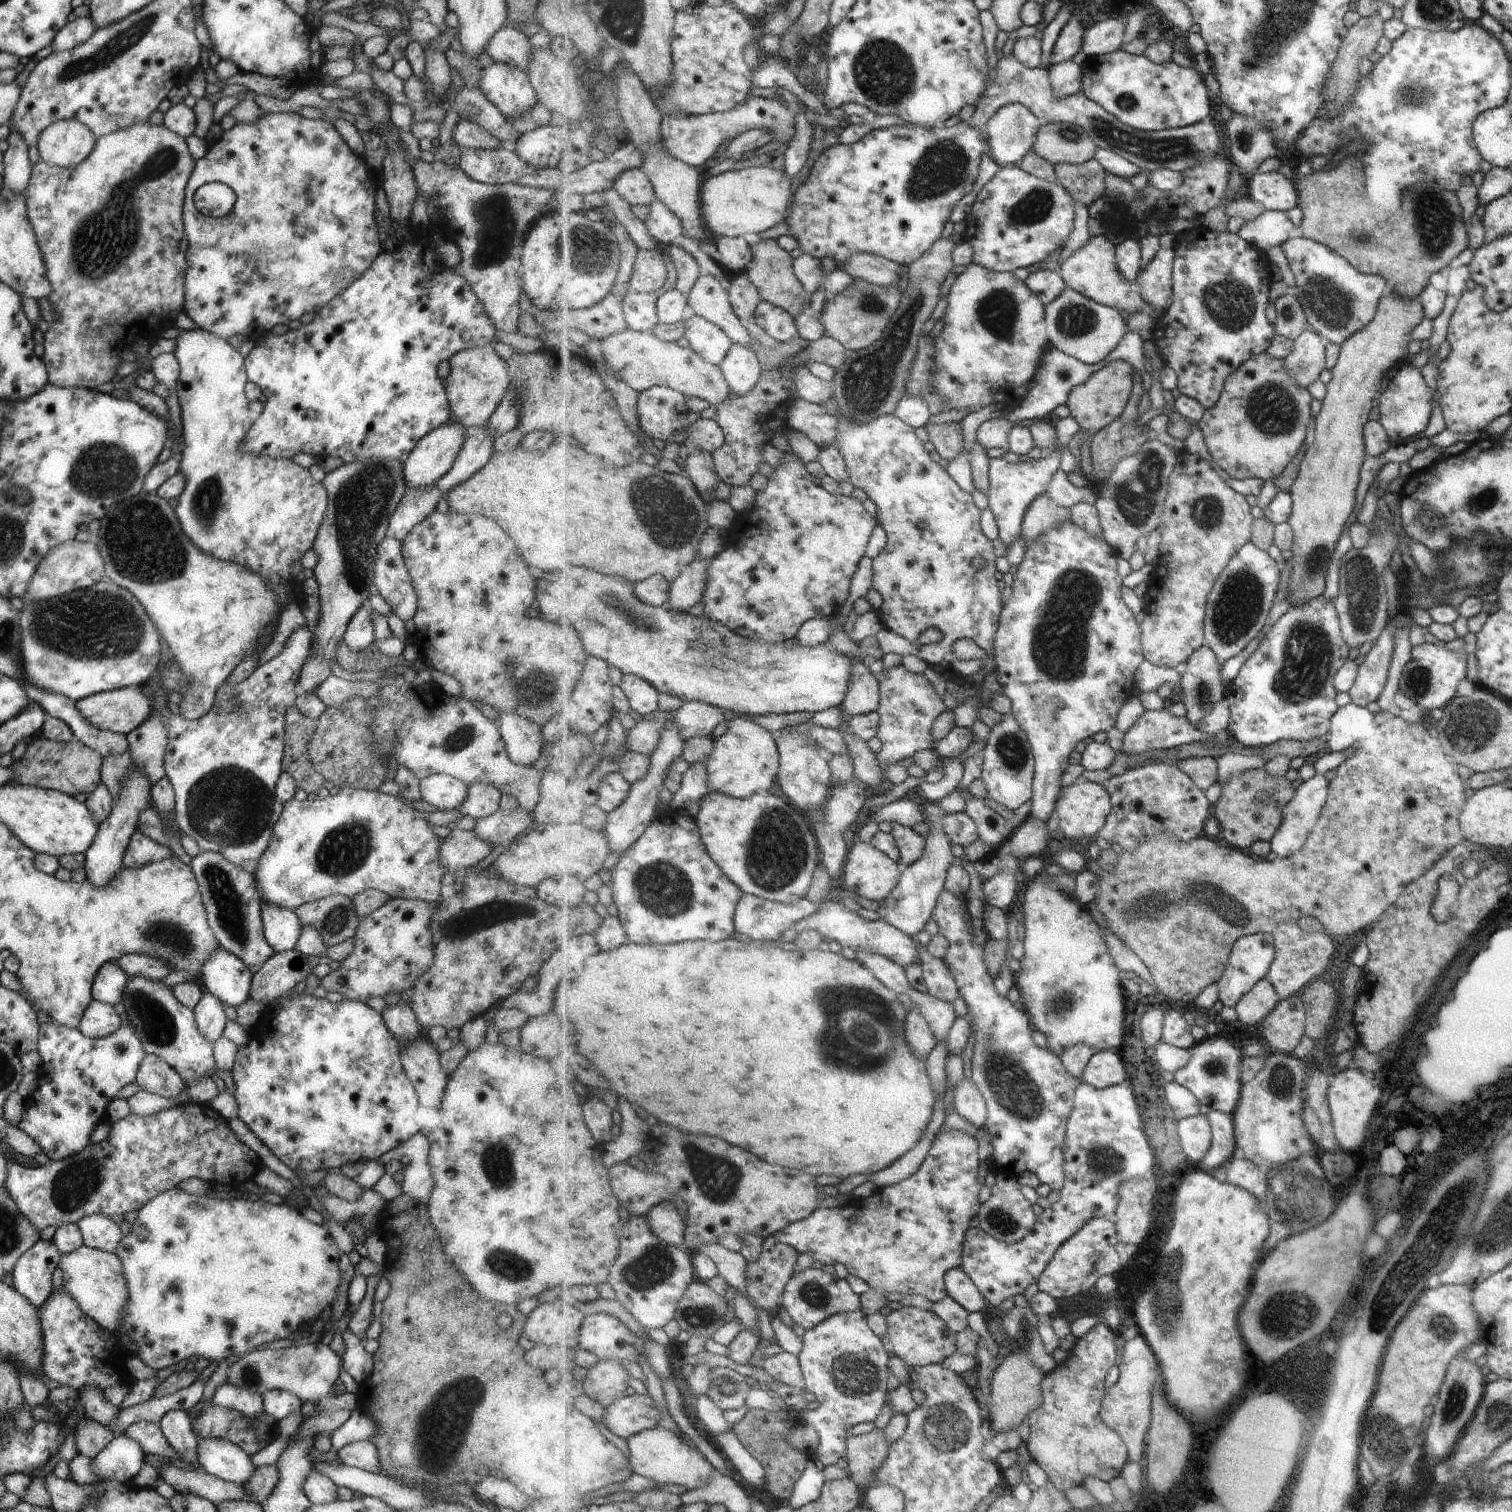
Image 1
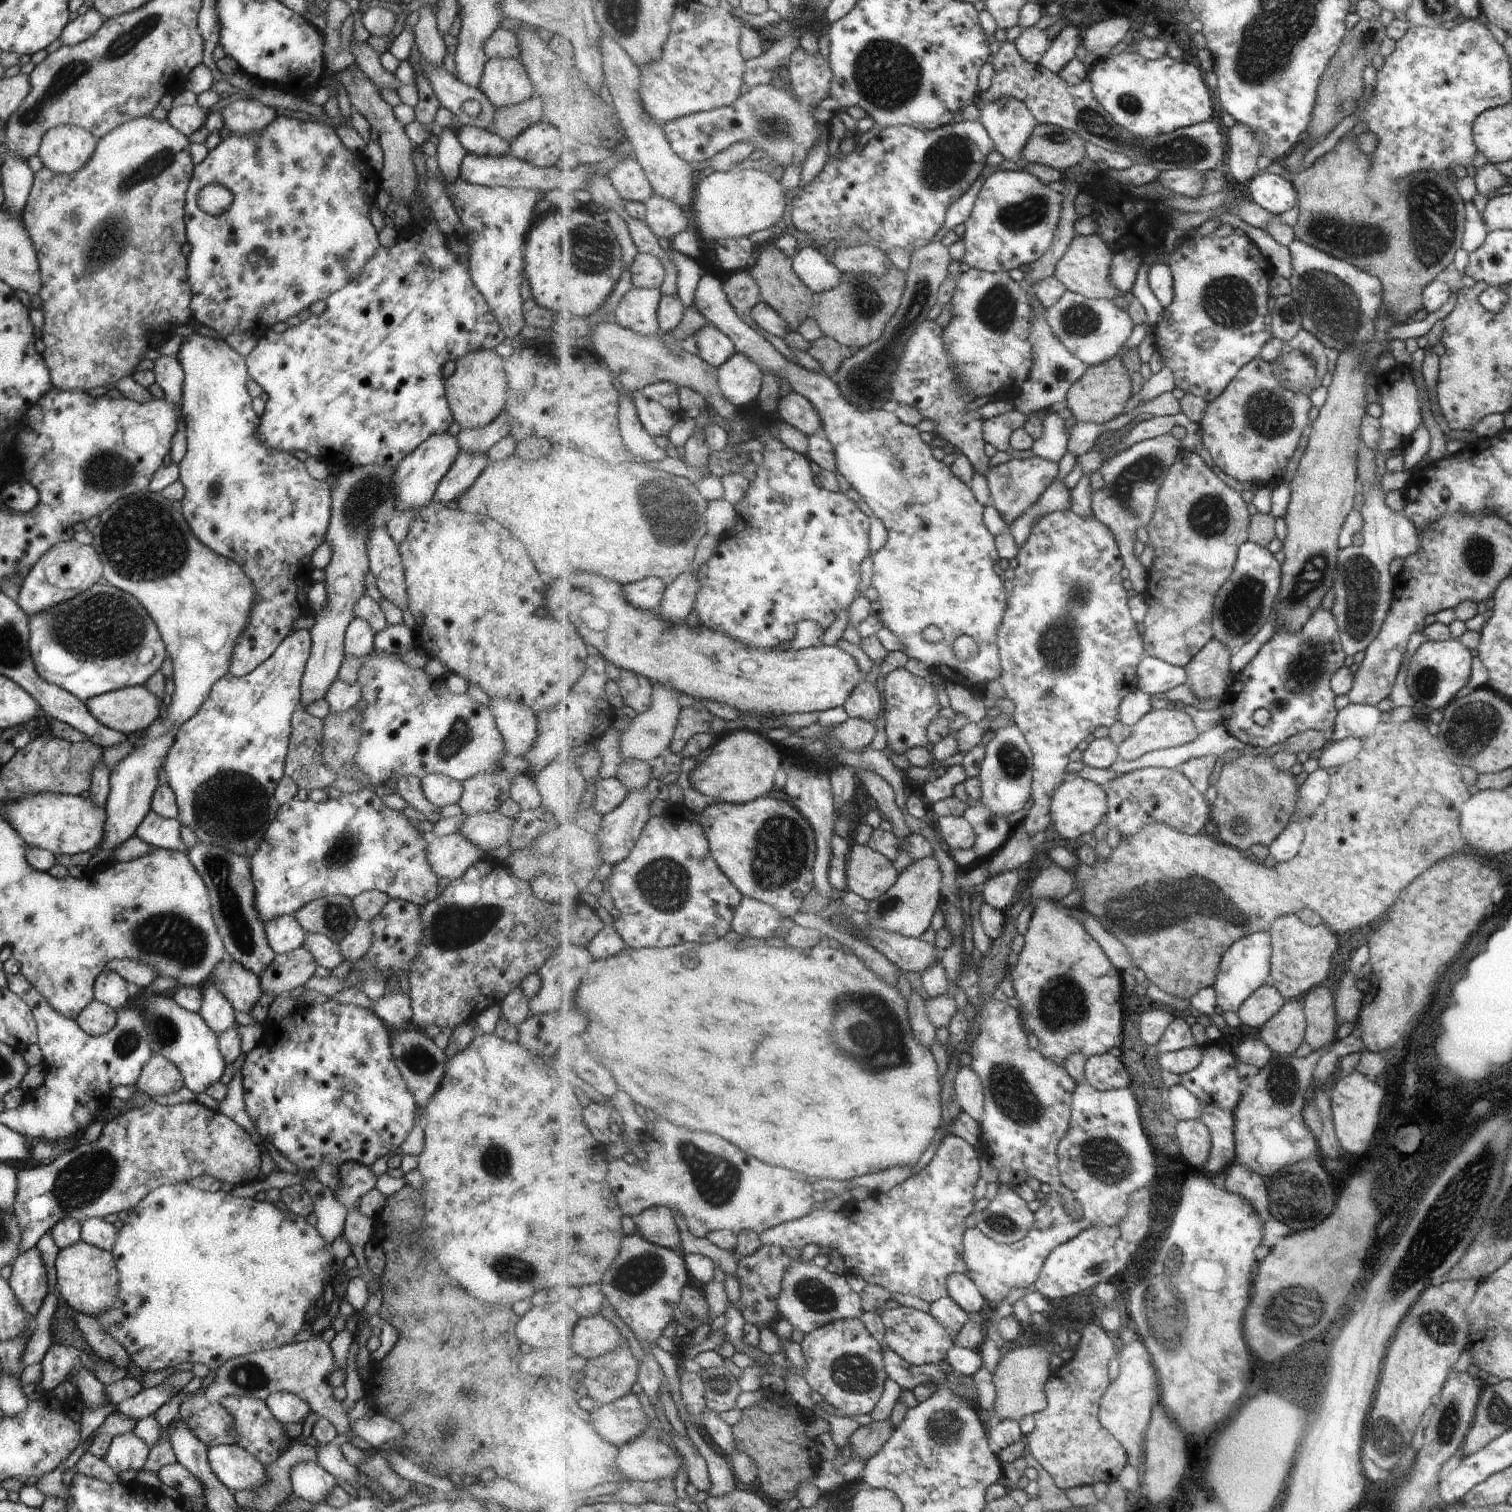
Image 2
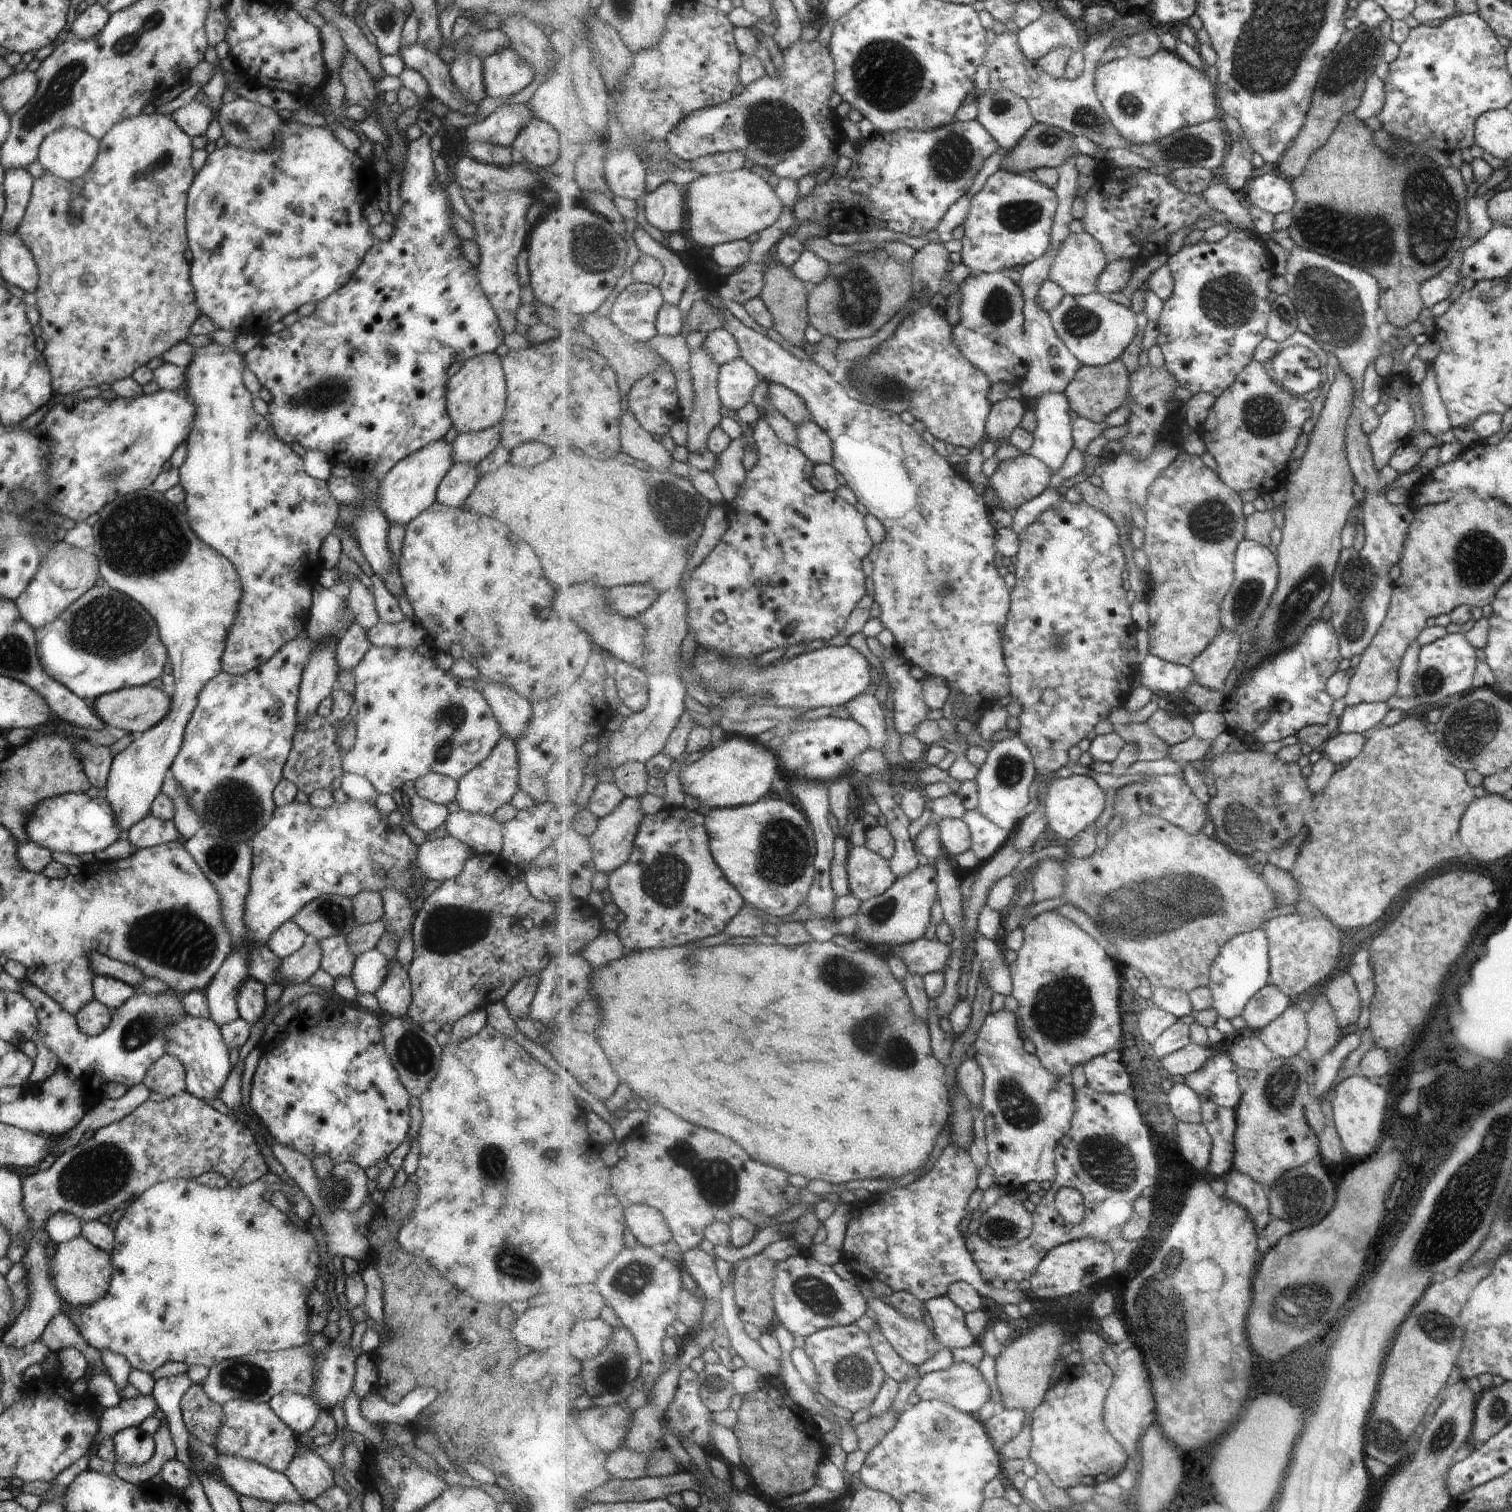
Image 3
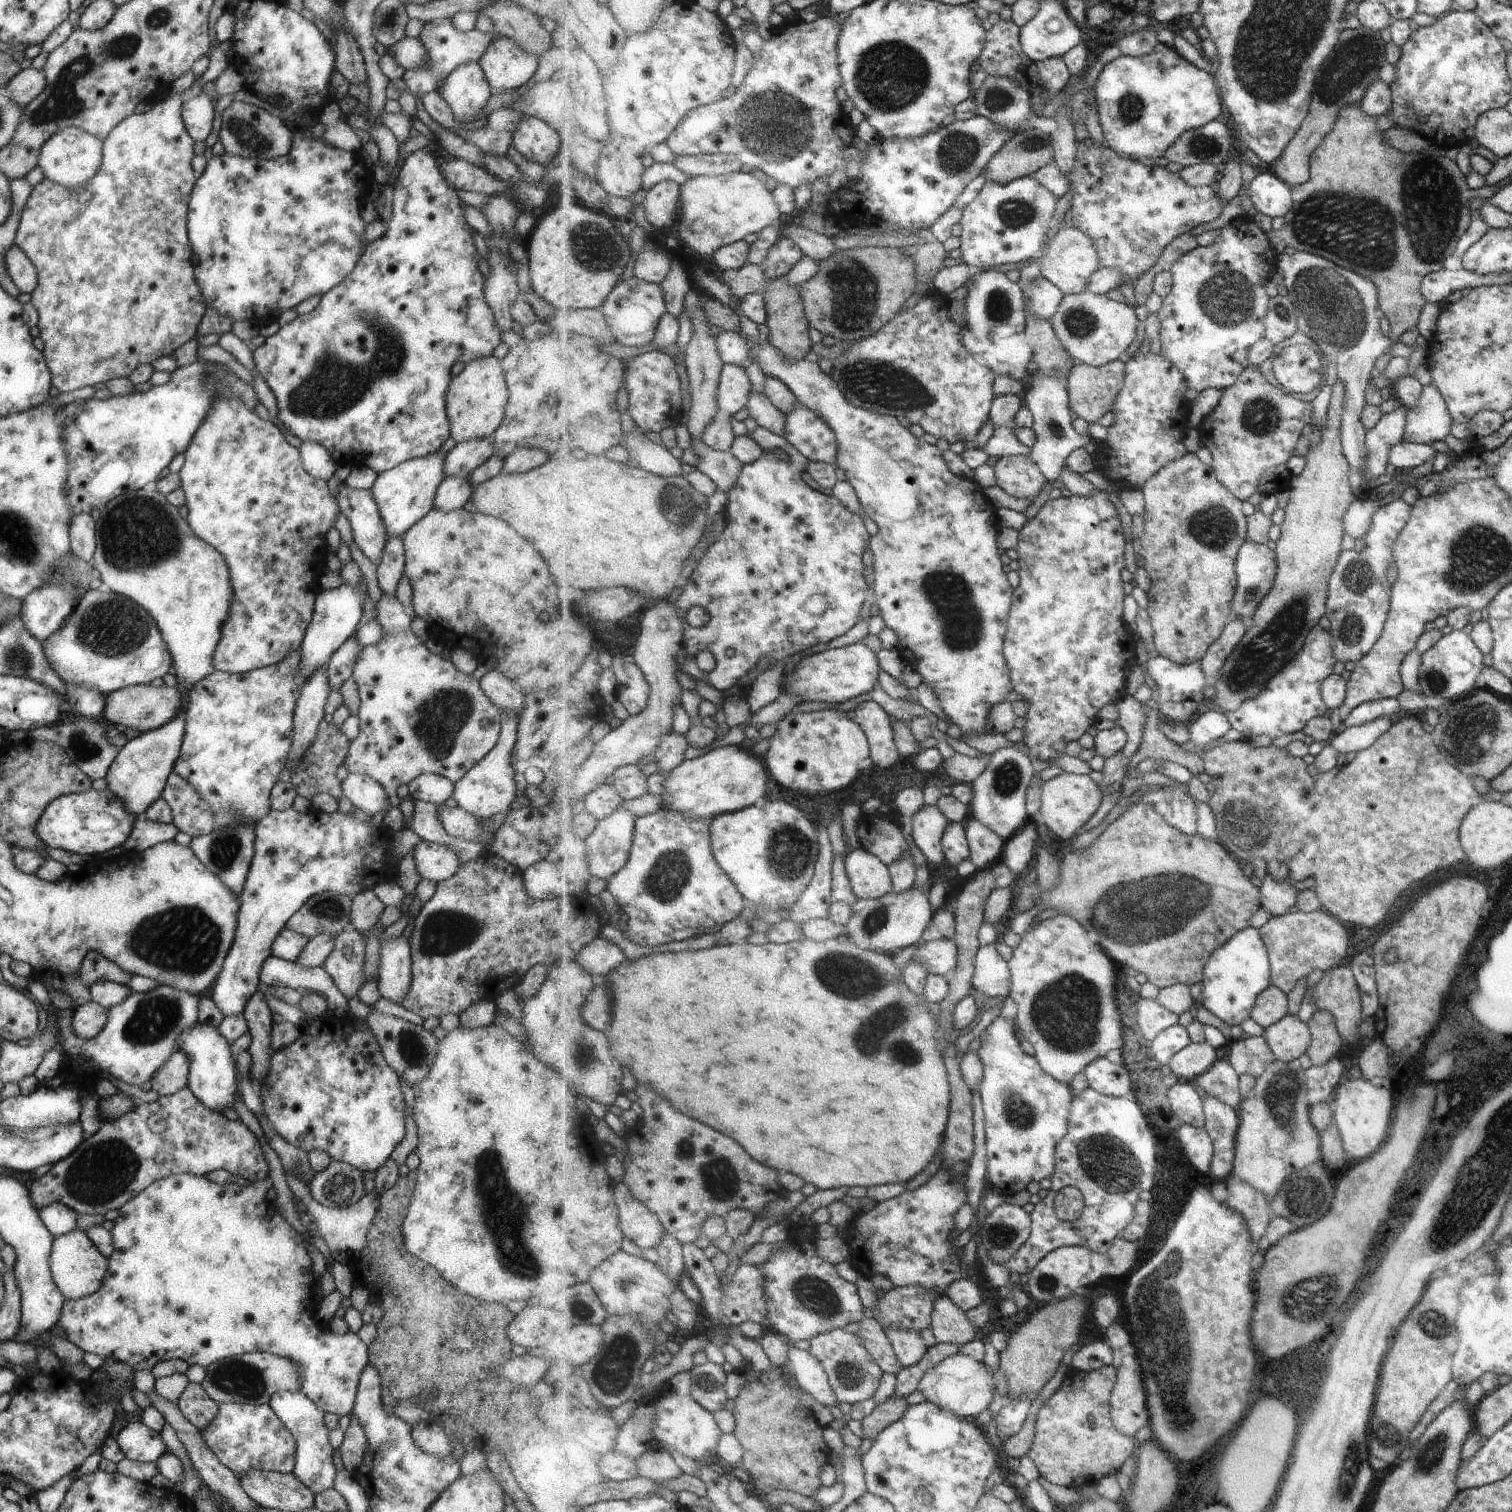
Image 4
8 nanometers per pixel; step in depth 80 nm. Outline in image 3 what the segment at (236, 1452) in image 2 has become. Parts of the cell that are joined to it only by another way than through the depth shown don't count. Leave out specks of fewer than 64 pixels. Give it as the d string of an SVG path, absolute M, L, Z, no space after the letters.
M217 1453L217 1468L225 1480L224 1484L236 1495L269 1502L271 1507L305 1500L285 1474L270 1470L257 1462Z

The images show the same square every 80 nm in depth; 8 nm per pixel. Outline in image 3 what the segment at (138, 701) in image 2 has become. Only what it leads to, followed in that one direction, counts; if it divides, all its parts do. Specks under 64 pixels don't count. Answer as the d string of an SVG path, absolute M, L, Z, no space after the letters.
M131 686L118 689L95 698L95 714L97 717L112 728L120 729L122 733L138 735L155 726L159 720L167 714L171 698L165 692L151 688L151 686Z

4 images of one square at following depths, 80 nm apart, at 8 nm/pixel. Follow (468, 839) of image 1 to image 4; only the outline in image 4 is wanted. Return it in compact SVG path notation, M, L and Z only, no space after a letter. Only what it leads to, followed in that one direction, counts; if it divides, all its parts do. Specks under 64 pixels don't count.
M419 842L412 852L415 870L421 877L434 883L446 880L460 866L457 856L447 848L433 842Z

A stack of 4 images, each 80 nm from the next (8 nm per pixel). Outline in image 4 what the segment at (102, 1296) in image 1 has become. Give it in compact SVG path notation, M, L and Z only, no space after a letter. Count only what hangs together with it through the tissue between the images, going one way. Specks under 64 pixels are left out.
M76 1229L65 1232L61 1236L52 1237L48 1264L53 1283L63 1294L64 1299L77 1300L77 1298L93 1294L101 1286L107 1259L101 1256L84 1232Z

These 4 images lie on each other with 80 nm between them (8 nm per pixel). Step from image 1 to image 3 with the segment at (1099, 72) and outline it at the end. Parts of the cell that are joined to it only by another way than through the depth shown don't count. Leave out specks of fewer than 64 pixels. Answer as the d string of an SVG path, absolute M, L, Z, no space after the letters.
M1159 50L1151 58L1142 58L1137 55L1128 54L1125 58L1113 59L1095 72L1095 89L1097 97L1101 102L1119 132L1119 136L1129 142L1131 146L1153 146L1161 142L1163 138L1177 134L1179 130L1205 124L1217 116L1217 98L1215 98L1216 86L1207 80L1206 71L1201 66L1191 66L1180 58L1180 56Z

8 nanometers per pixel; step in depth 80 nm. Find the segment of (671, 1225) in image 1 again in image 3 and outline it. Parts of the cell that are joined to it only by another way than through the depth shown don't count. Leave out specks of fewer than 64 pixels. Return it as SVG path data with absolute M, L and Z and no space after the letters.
M632 1205L624 1207L627 1230L643 1246L667 1246L674 1242L674 1234L667 1224L665 1216L657 1208L648 1205Z

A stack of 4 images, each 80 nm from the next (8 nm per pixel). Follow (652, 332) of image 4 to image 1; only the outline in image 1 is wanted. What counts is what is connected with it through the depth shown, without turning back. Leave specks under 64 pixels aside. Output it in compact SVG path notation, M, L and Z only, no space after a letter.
M631 293L622 302L626 321L634 331L653 332L660 323L653 293Z

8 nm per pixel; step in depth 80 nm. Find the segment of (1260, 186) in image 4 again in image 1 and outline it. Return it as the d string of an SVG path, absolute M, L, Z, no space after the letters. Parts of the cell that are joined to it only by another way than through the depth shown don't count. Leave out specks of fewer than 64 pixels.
M1277 171L1268 173L1255 173L1249 179L1250 198L1259 201L1265 206L1267 211L1285 211L1295 208L1299 204L1298 189L1295 185L1295 180L1287 179L1283 174Z

